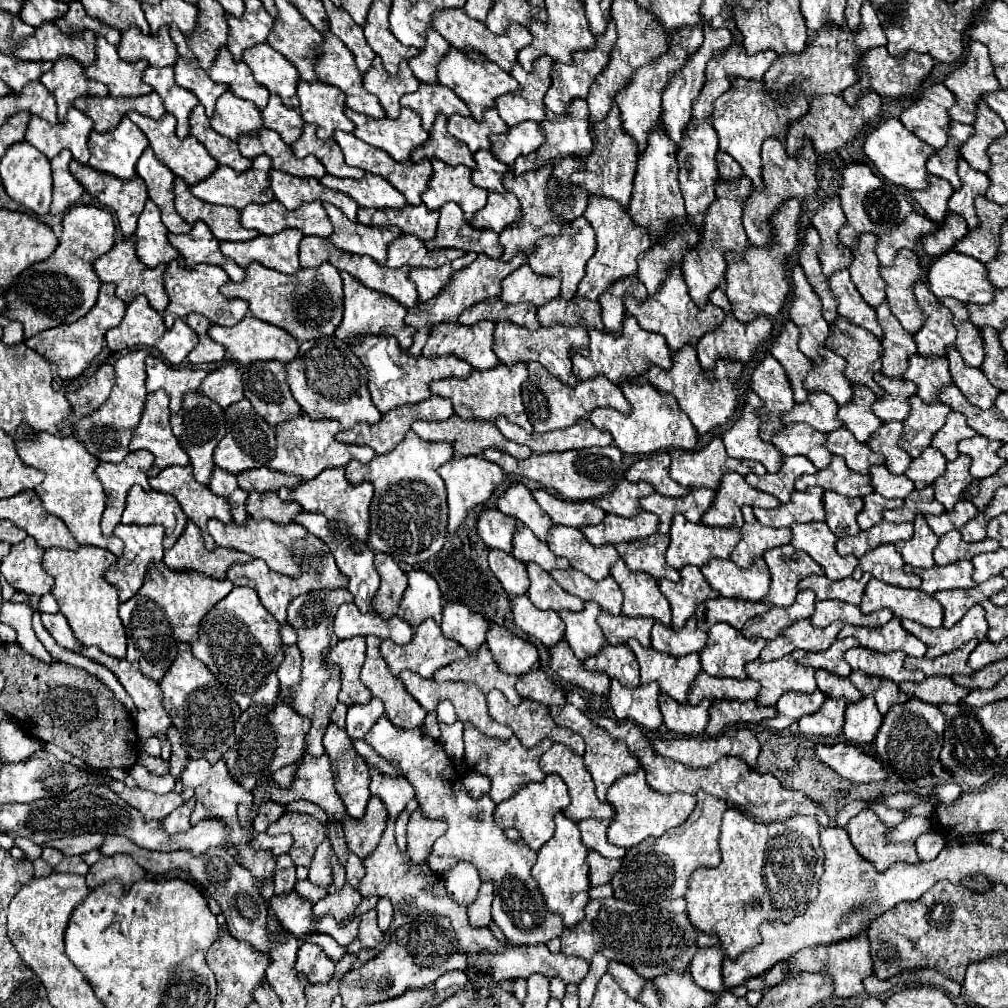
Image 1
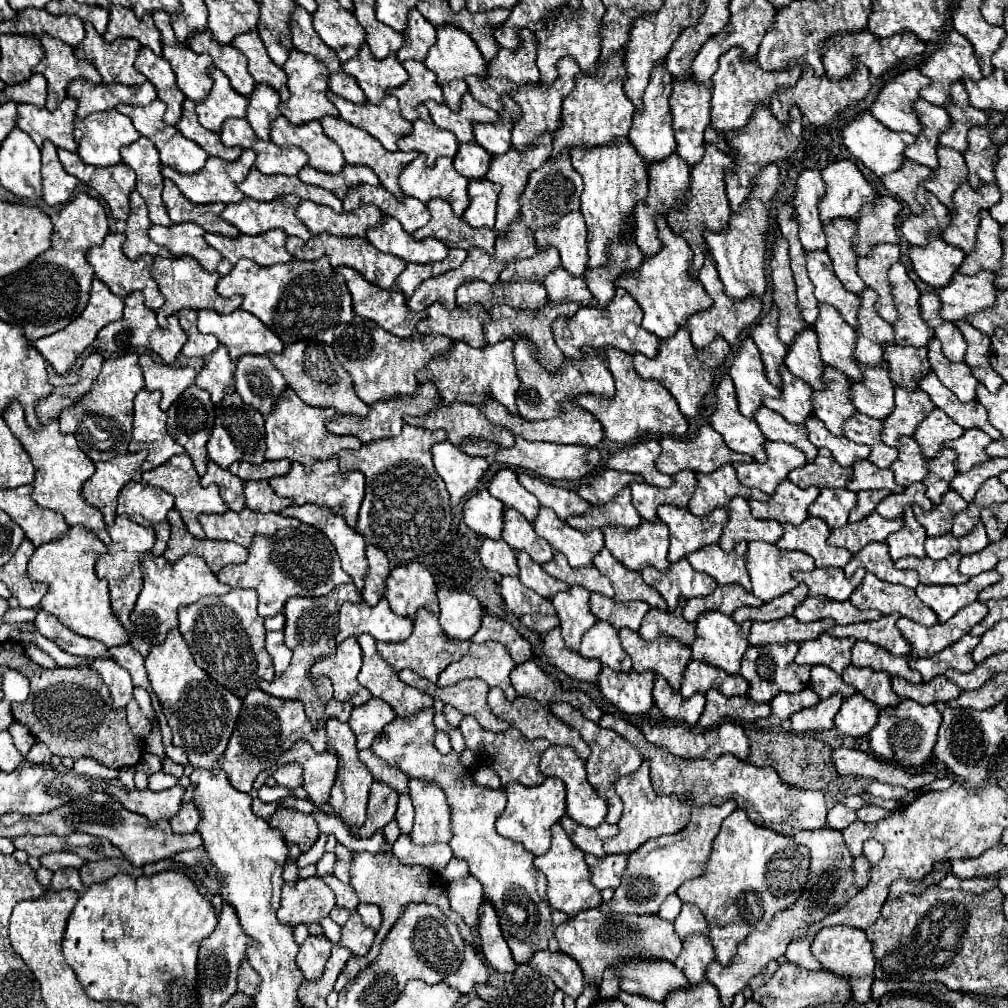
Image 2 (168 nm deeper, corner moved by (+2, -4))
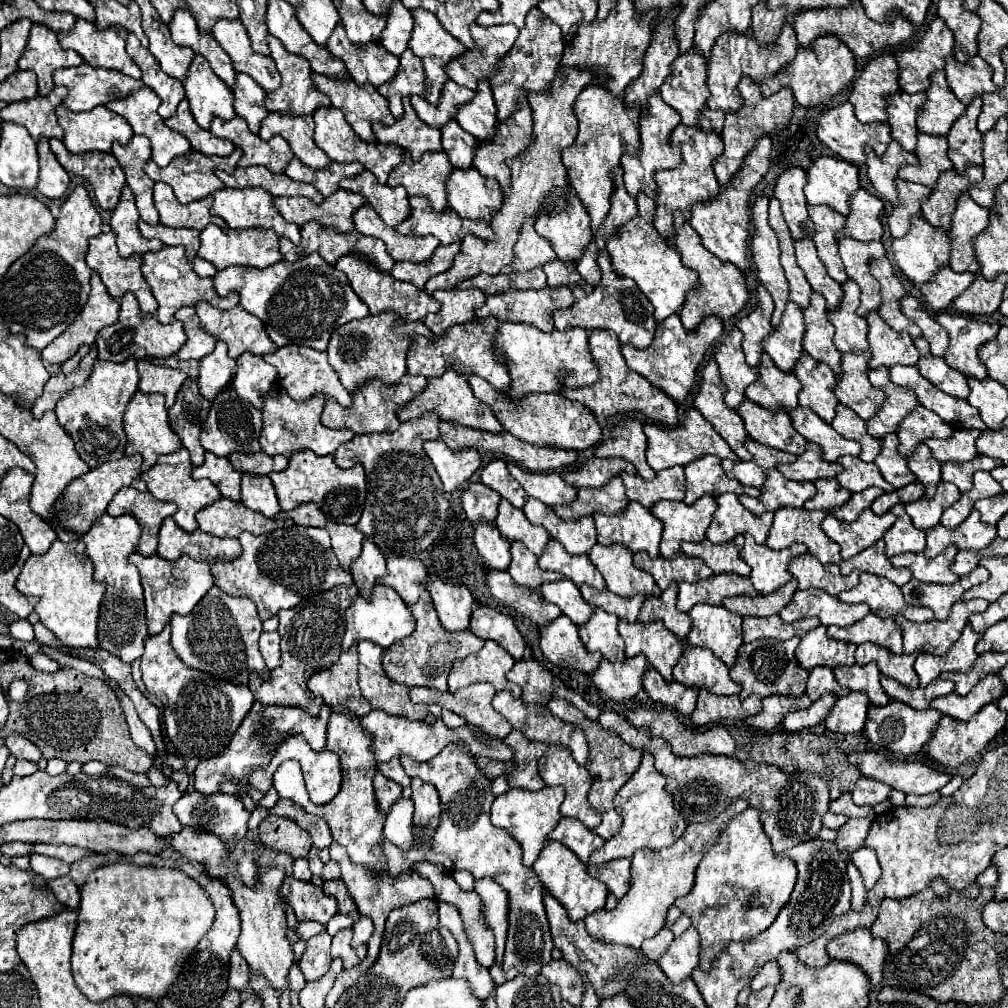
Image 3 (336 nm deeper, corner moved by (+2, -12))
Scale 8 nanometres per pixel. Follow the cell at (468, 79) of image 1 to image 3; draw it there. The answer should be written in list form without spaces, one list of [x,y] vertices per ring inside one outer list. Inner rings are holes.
[[[424,9],[412,11],[414,15],[414,31],[410,39],[410,49],[422,59],[426,79],[428,79],[428,101],[440,103],[440,87],[444,87],[448,79],[444,67],[464,55],[468,51],[454,35],[448,35],[436,15]]]

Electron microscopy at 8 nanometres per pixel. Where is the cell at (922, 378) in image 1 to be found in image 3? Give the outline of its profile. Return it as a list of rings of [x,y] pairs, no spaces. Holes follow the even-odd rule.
[[[872,313],[866,317],[870,331],[868,331],[868,343],[870,343],[870,369],[876,369],[880,365],[894,367],[894,365],[916,365],[916,359],[920,359],[920,351],[914,347],[908,333],[896,333],[884,321],[878,313]]]

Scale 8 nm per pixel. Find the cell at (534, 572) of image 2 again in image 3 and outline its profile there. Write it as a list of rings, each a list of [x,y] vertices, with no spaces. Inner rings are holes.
[[[512,543],[510,551],[512,551],[512,563],[508,573],[512,575],[516,585],[526,589],[538,589],[544,583],[554,583],[562,579],[560,573],[542,571],[538,567],[538,557],[532,551],[528,551],[522,543]]]

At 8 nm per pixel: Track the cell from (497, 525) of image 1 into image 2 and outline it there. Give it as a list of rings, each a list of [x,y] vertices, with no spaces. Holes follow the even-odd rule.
[[[486,489],[470,495],[470,499],[464,505],[464,521],[472,531],[476,531],[482,537],[500,539],[502,523],[504,523],[504,503],[496,497],[492,497]]]

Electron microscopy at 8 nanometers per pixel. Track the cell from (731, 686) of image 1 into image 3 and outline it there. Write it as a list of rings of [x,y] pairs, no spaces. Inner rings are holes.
[[[684,643],[684,657],[674,667],[674,681],[684,687],[708,689],[714,695],[740,695],[742,687],[730,679],[728,667],[712,653]]]

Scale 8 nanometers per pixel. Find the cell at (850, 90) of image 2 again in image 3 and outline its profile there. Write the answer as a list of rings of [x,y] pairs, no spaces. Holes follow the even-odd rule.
[[[828,35],[816,39],[810,49],[800,47],[796,59],[780,75],[760,83],[760,91],[764,97],[770,97],[782,87],[790,87],[794,91],[796,101],[802,107],[810,109],[818,105],[828,105],[832,97],[840,95],[846,87],[852,85],[852,79],[856,79],[856,59],[852,51],[848,51],[848,47],[840,39],[832,39],[832,35]]]

